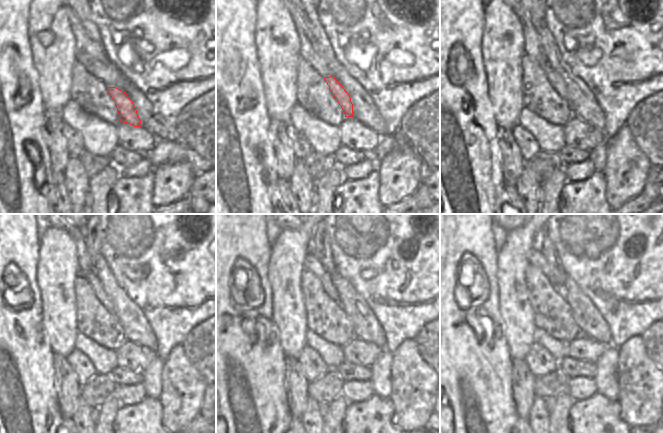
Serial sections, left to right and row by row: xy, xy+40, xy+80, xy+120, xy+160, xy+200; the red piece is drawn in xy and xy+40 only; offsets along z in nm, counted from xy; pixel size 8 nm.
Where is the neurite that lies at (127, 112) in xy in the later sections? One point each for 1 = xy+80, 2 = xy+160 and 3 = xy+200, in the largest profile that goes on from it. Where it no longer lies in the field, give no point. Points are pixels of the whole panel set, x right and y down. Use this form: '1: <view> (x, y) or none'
1: xy+80 (557, 83)
2: xy+160 (312, 263)
3: xy+200 (537, 260)

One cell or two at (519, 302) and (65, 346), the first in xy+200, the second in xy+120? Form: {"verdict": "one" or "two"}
{"verdict": "one"}

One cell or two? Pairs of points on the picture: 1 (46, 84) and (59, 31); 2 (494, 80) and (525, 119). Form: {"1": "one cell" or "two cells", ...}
{"1": "one cell", "2": "two cells"}

